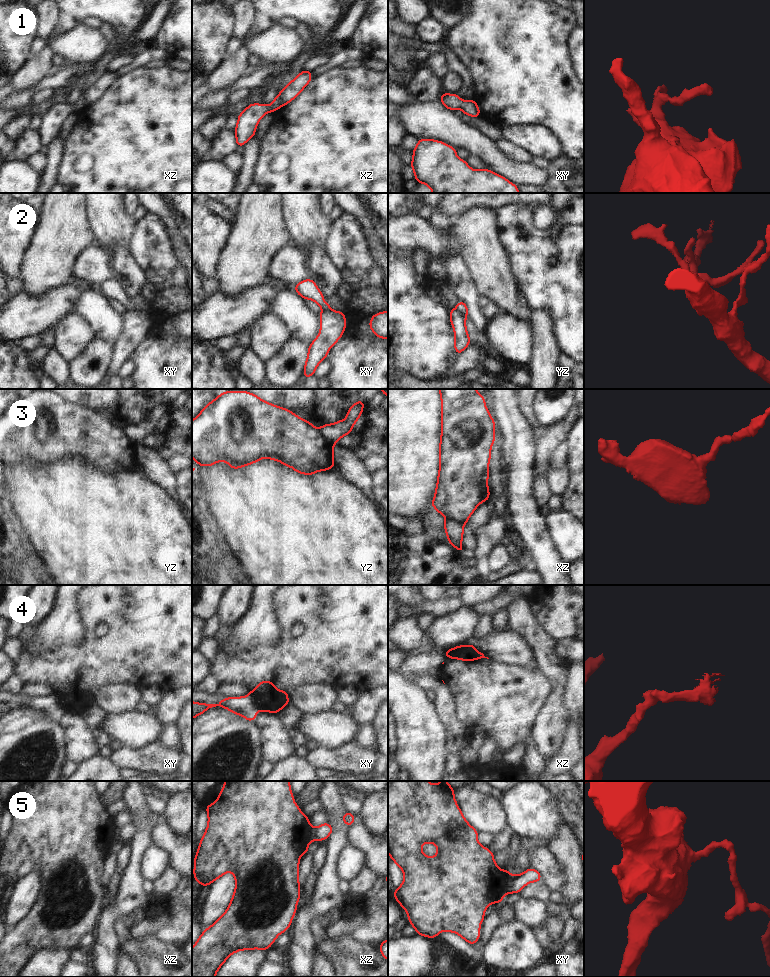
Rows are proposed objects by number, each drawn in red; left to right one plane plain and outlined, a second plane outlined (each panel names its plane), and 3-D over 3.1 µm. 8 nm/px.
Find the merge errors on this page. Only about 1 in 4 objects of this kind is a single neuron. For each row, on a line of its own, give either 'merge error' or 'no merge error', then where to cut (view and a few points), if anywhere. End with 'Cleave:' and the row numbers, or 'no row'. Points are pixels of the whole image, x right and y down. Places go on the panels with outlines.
1: no merge error | no cut
2: merge error | xy (322, 309), (330, 310)
3: merge error | yz (320, 429), (323, 436), (333, 445)
4: merge error | xy (249, 693), (258, 708)
5: merge error | xy (512, 876), (509, 887), (504, 893)
Cleave: 2, 3, 4, 5

